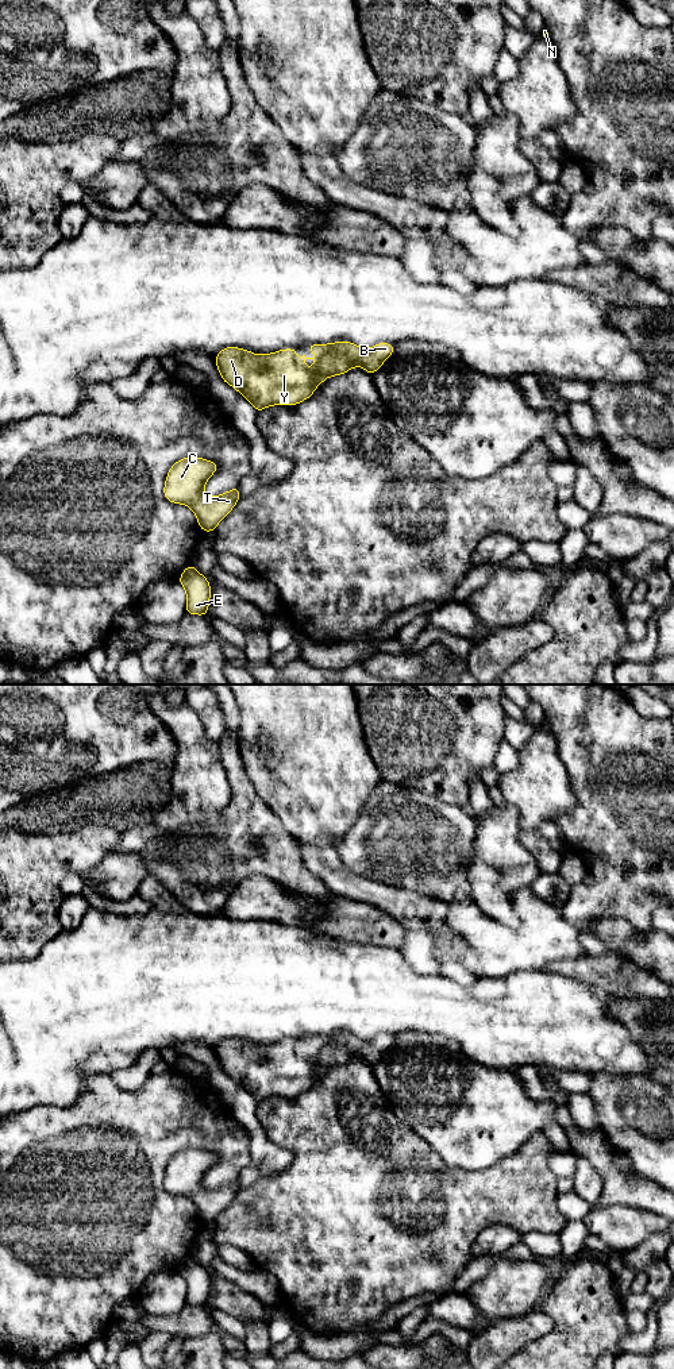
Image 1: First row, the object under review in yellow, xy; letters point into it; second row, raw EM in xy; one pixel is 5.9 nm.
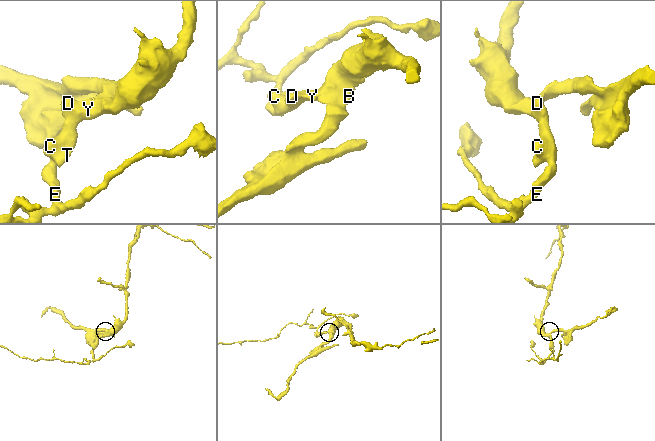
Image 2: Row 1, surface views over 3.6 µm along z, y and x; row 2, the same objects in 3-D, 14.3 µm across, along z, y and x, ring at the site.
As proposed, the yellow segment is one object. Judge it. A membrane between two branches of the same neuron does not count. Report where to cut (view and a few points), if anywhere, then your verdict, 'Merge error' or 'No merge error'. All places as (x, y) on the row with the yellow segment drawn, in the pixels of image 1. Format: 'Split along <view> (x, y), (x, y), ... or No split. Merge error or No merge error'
No split. No merge error

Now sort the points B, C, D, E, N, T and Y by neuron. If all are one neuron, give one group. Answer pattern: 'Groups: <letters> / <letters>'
Groups: B C D E N T Y

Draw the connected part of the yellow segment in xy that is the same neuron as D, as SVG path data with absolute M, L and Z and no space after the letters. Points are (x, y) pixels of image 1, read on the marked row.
M350 342L307 347L316 354L315 358L297 358L294 348L255 355L227 347L217 354L215 363L223 381L259 412L270 405L297 405L309 398L324 379L342 375L355 366L373 374L394 350L389 343L362 348Z

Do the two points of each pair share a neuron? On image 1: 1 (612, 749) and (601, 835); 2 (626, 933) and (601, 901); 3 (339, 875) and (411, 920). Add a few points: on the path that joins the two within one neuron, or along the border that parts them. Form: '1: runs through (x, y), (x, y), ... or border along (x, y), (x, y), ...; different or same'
1: runs through (603, 771), (603, 813); same
2: border along (589, 928), (605, 918), (623, 918), (640, 933); different
3: runs through (357, 887), (393, 902); same

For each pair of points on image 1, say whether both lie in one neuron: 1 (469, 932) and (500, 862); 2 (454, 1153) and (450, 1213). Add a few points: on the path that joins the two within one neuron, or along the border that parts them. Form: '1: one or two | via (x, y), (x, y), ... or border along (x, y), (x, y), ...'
1: two | border along (469, 897), (484, 911), (507, 925)
2: two | border along (428, 1146), (450, 1165), (470, 1171), (484, 1169)

